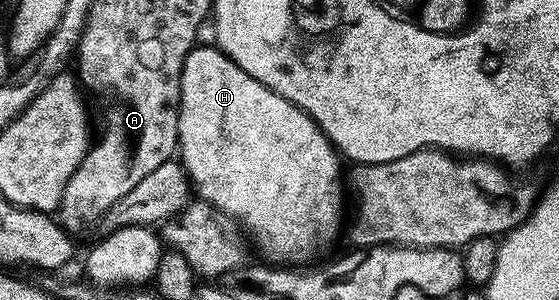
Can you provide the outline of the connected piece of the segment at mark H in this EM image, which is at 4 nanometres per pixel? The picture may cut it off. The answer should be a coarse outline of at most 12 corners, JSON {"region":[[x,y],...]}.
{"region":[[217,46],[186,54],[193,194],[306,265],[342,227],[342,167],[292,101]]}

